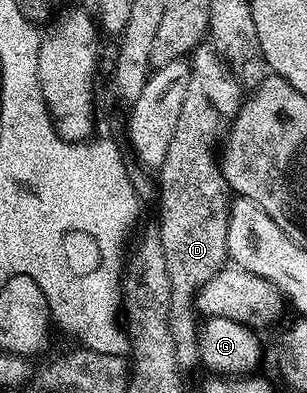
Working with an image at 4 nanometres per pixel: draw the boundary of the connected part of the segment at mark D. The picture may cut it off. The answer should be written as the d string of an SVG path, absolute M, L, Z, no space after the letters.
M212 43L198 44L187 61L190 81L187 82L187 90L182 98L182 109L179 111L174 137L171 138L166 158L159 169L159 235L167 258L167 278L171 282L169 329L177 347L177 367L181 370L198 367L199 364L199 316L195 311L197 291L227 264L227 222L231 189L223 178L215 149L222 137L228 133L229 125L232 124L243 101L243 92L241 94L234 69L226 64Z

